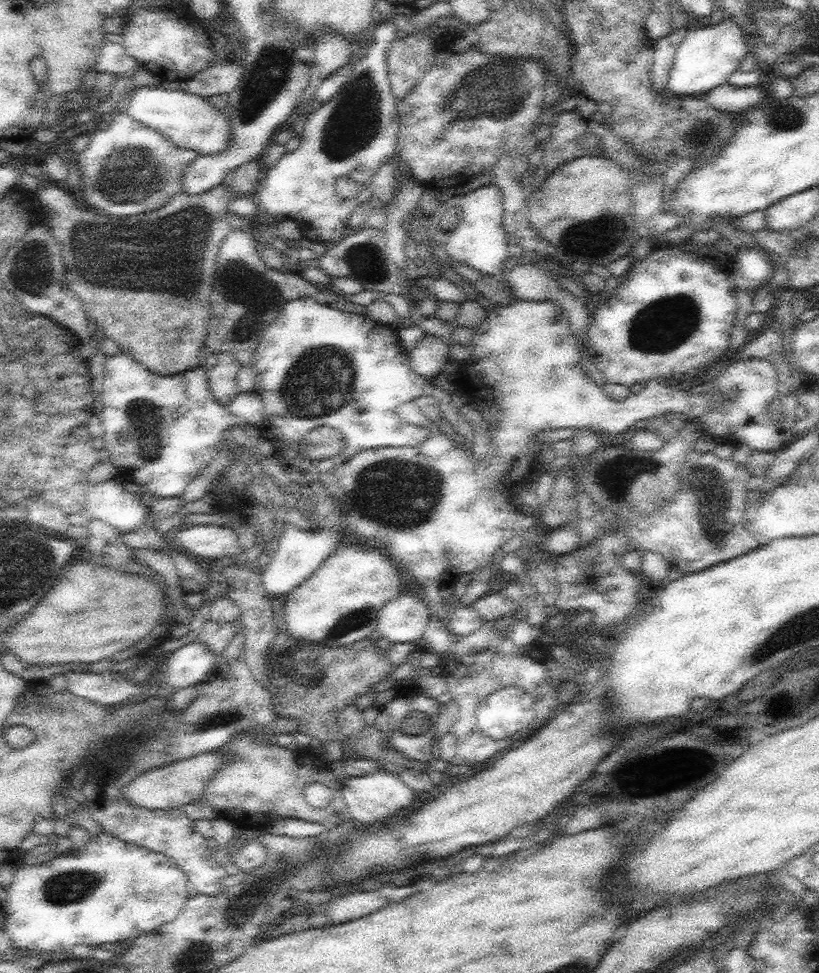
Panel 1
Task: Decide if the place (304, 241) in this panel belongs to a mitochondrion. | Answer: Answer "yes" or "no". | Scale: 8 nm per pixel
no

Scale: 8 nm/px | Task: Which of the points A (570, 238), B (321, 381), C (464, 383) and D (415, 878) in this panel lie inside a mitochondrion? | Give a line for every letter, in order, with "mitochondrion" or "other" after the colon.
A: mitochondrion
B: mitochondrion
C: other
D: other

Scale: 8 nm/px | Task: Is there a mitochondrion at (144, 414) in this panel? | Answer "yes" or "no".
yes

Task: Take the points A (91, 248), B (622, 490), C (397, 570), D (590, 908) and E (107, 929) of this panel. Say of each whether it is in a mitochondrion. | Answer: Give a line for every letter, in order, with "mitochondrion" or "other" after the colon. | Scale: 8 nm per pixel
A: mitochondrion
B: mitochondrion
C: other
D: other
E: other

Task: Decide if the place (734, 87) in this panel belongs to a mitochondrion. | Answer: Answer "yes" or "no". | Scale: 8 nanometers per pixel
no

